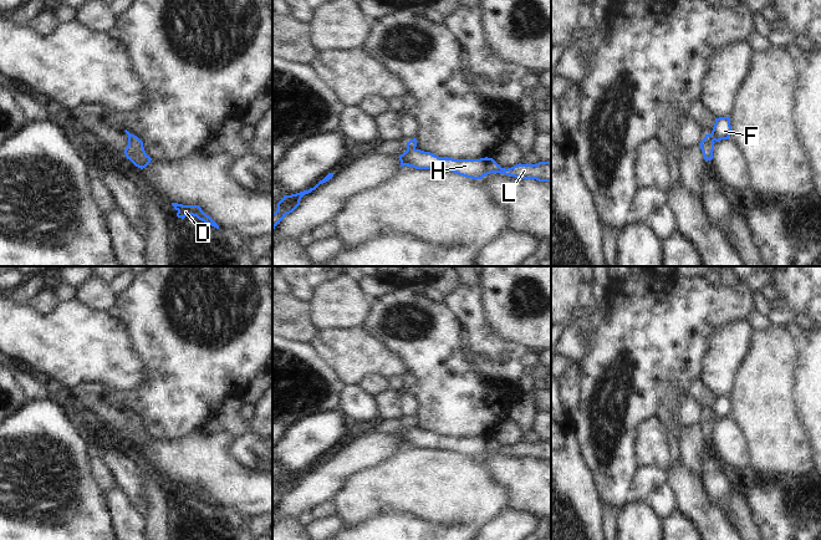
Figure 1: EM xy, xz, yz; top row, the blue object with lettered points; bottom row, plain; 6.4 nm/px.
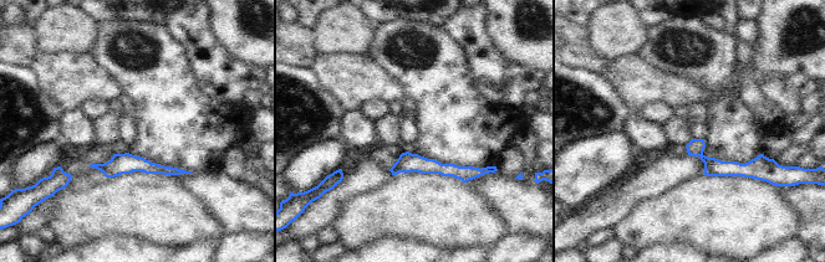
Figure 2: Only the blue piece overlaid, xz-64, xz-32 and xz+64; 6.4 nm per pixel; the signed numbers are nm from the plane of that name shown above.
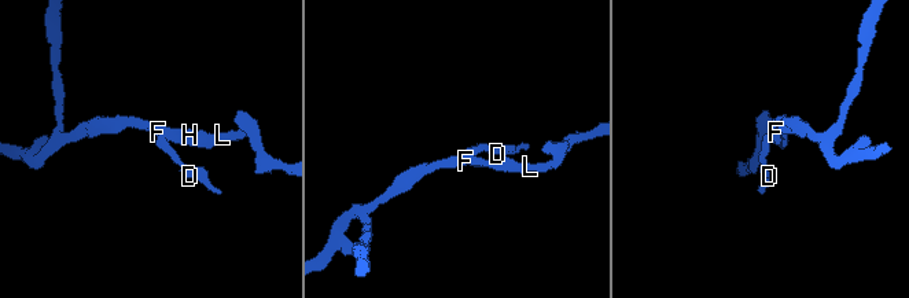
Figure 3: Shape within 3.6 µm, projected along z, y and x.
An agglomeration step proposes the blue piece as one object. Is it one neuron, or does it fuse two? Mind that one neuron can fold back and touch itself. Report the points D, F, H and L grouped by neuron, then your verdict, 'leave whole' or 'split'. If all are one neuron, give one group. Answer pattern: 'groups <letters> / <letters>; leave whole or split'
groups D / F H L; split

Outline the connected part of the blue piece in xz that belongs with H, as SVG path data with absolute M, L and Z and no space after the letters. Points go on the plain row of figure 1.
M407 427L407 429L398 437L401 439L401 445L408 444L415 448L453 450L471 458L481 458L490 452L500 452L515 457L551 460L551 440L539 440L537 443L519 442L505 448L501 447L493 437L488 435L480 438L440 437L430 431L415 427Z

